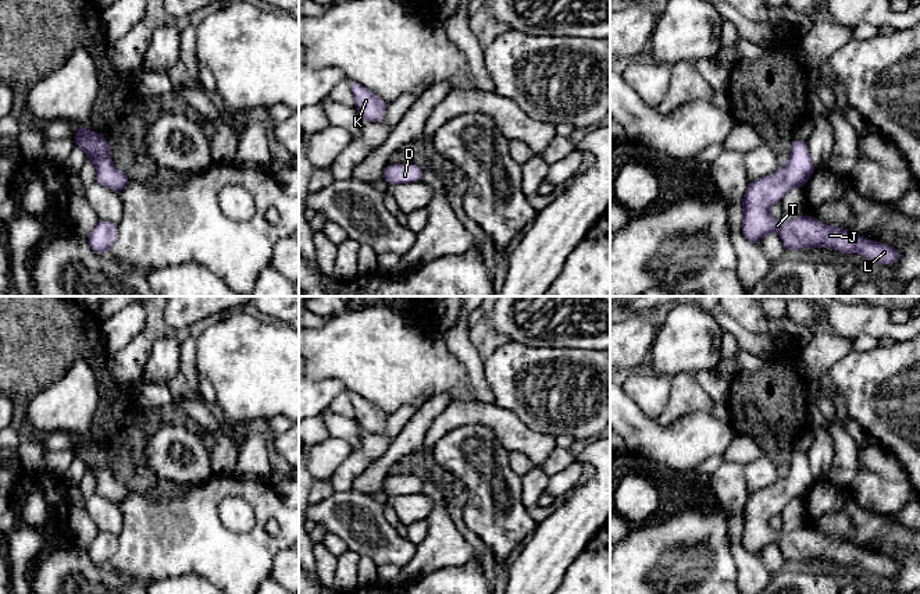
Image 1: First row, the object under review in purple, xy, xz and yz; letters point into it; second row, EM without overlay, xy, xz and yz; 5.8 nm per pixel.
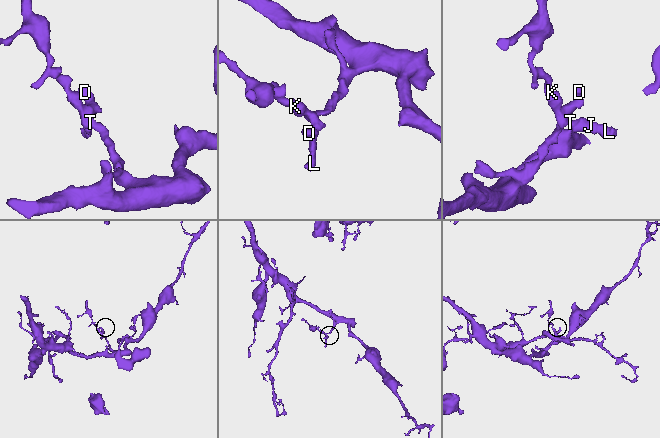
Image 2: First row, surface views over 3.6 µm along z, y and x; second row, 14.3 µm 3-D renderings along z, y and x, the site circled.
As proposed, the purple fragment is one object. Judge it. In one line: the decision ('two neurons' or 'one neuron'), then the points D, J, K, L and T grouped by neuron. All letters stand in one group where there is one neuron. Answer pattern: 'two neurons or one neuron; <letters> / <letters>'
one neuron; D J K L T

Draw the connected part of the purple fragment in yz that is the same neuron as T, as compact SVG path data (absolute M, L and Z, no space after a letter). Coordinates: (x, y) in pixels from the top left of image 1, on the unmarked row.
M794 449L788 476L781 477L771 487L748 495L742 509L744 549L759 555L764 547L777 544L788 563L830 559L844 565L860 565L880 576L896 575L899 563L894 558L866 551L849 541L828 538L809 526L792 533L781 533L770 527L770 519L780 515L791 499L803 499L814 481L806 452Z

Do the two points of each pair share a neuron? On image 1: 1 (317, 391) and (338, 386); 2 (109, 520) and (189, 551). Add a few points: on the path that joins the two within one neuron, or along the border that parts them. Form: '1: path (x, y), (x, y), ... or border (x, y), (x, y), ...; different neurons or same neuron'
1: path (323, 391), (332, 387); same neuron
2: border (120, 507), (122, 527), (117, 536); different neurons

